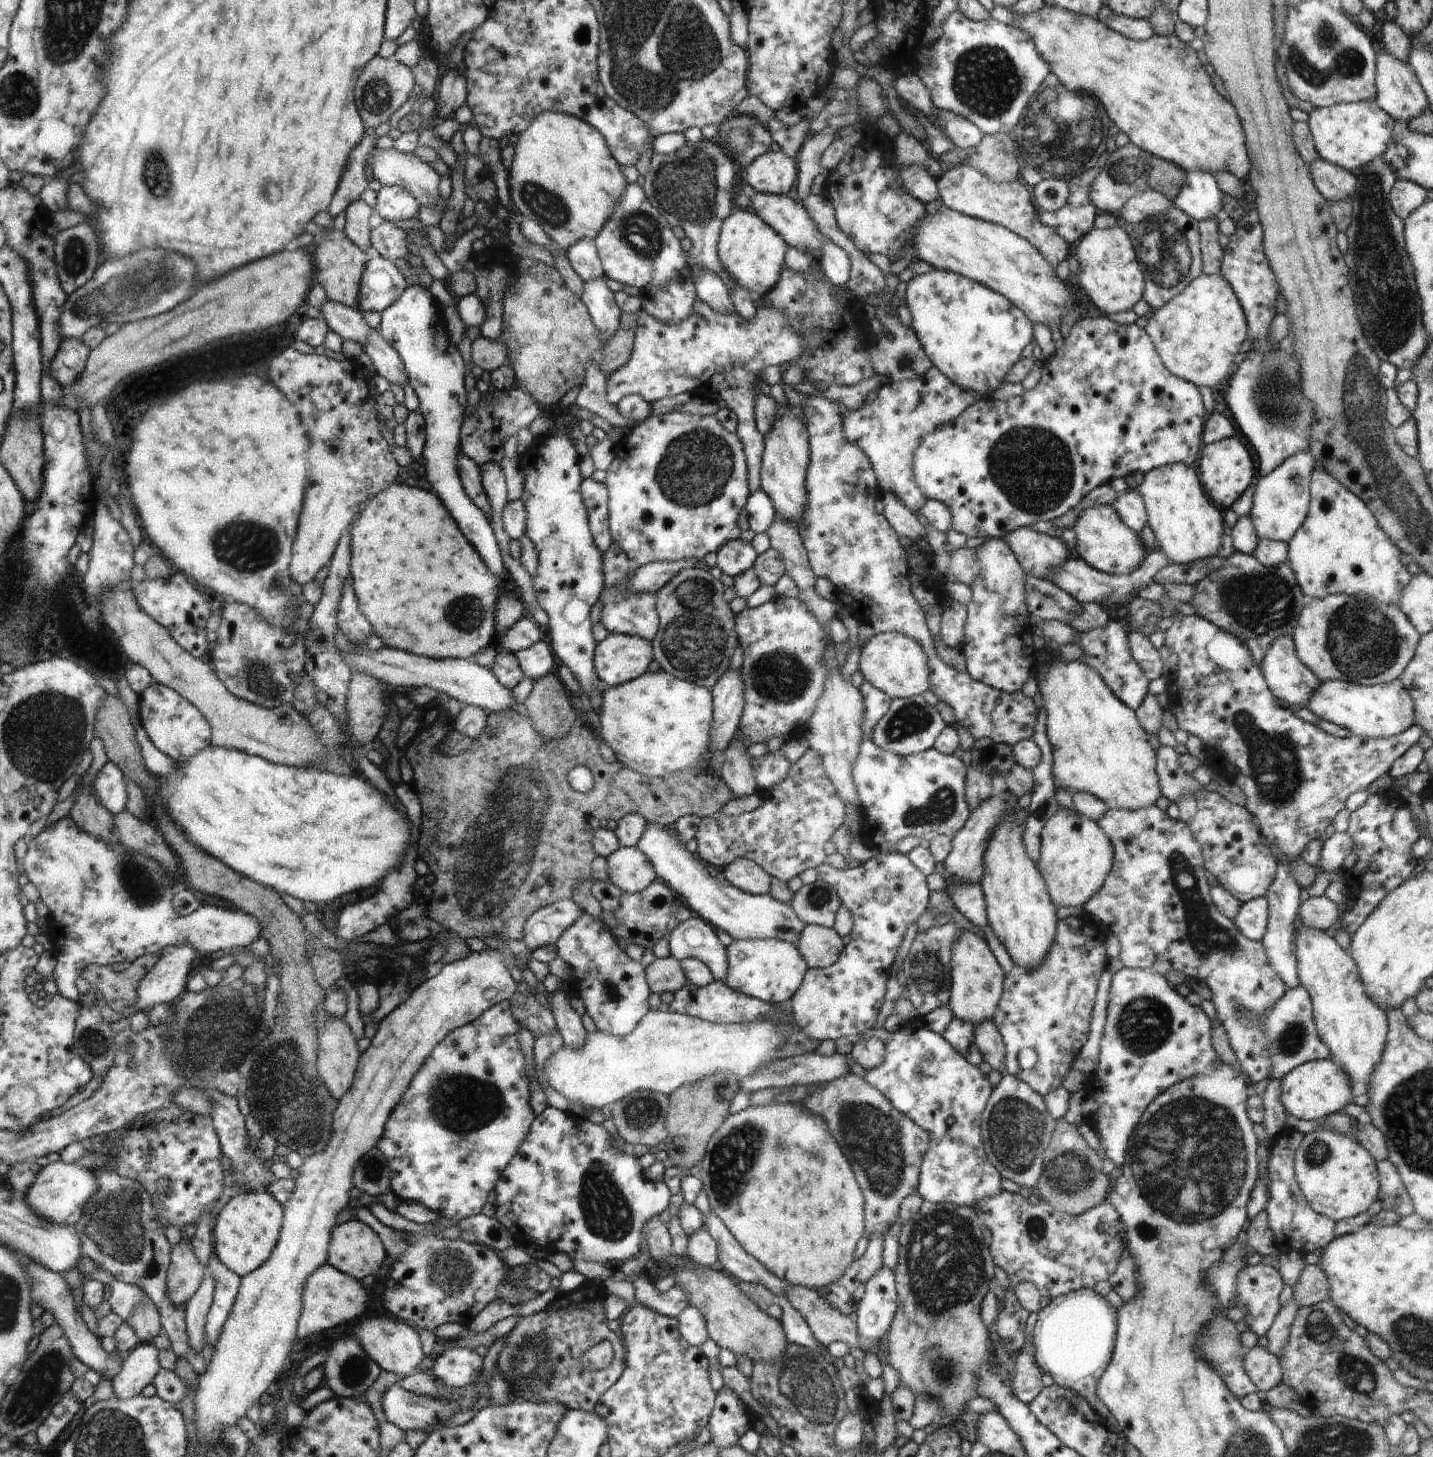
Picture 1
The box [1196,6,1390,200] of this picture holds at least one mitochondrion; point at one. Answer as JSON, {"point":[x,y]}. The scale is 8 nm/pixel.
{"point":[1347,62]}

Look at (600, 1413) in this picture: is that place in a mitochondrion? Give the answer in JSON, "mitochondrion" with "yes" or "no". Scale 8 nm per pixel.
{"mitochondrion":"no"}

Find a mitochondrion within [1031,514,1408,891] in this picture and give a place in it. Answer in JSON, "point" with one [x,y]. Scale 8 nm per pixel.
{"point":[1362,641]}

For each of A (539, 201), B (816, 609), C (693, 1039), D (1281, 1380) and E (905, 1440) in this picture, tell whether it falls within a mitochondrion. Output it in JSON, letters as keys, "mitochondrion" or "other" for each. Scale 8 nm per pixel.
{"A":"mitochondrion","B":"other","C":"other","D":"other","E":"other"}

